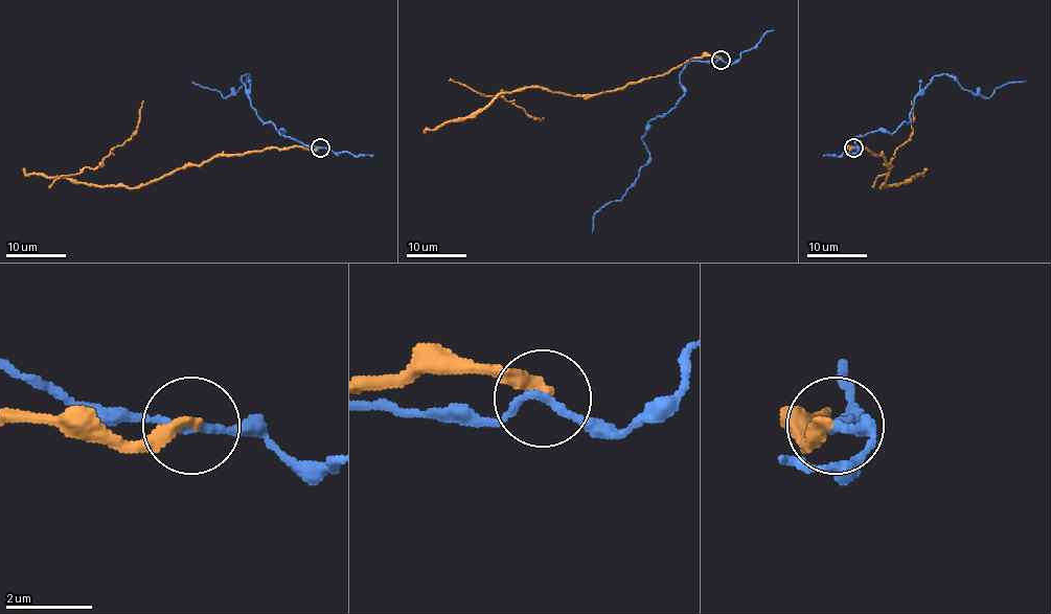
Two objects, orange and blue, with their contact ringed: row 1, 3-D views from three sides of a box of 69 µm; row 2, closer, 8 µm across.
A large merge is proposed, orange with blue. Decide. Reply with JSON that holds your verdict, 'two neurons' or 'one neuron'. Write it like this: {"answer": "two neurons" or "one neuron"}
{"answer": "two neurons"}

